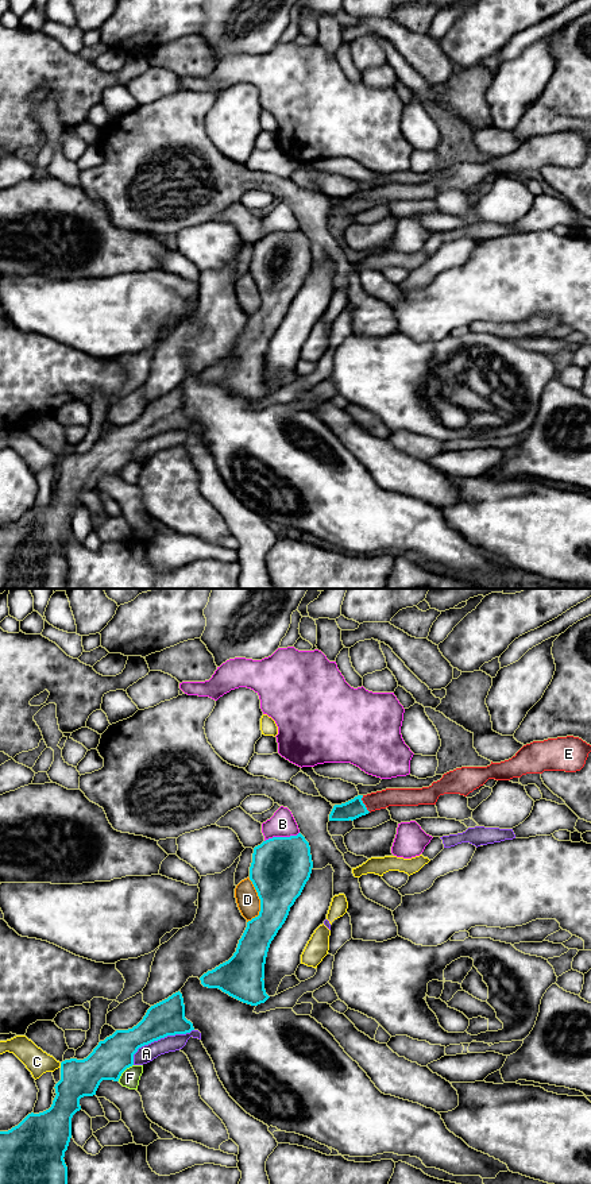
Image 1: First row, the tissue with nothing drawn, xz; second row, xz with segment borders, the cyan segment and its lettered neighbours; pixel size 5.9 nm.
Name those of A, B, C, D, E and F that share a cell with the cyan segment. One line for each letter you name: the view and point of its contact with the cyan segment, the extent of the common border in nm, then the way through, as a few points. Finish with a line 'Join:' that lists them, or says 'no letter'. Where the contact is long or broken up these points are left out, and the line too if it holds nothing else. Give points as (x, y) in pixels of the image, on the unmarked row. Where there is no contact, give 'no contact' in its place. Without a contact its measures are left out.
E: contact xz (363, 199); length 120 nm; way xz (355, 203), (363, 199), (390, 192)
Join: E

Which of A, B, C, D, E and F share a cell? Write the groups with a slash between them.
A / B / C / D / E / F

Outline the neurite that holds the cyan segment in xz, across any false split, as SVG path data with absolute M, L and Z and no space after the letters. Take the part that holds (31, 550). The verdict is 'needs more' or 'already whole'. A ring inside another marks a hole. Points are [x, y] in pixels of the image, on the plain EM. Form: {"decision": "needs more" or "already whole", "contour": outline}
{"decision": "already whole", "contour": "M178 386L151 401L132 424L116 425L100 436L86 454L62 456L51 502L39 509L31 508L18 521L0 527L0 589L66 589L67 562L63 552L72 533L72 513L81 505L80 494L96 490L103 475L119 477L121 468L134 460L139 443L192 425L193 419L185 413L184 393Z"}

